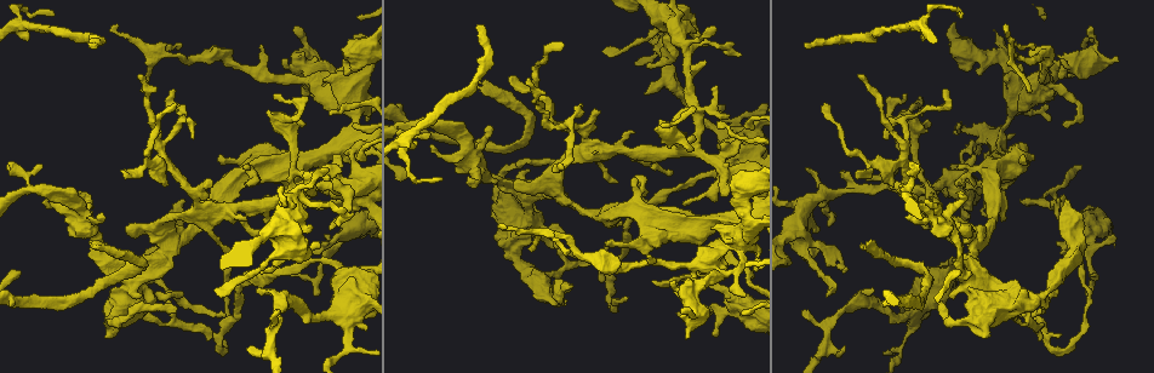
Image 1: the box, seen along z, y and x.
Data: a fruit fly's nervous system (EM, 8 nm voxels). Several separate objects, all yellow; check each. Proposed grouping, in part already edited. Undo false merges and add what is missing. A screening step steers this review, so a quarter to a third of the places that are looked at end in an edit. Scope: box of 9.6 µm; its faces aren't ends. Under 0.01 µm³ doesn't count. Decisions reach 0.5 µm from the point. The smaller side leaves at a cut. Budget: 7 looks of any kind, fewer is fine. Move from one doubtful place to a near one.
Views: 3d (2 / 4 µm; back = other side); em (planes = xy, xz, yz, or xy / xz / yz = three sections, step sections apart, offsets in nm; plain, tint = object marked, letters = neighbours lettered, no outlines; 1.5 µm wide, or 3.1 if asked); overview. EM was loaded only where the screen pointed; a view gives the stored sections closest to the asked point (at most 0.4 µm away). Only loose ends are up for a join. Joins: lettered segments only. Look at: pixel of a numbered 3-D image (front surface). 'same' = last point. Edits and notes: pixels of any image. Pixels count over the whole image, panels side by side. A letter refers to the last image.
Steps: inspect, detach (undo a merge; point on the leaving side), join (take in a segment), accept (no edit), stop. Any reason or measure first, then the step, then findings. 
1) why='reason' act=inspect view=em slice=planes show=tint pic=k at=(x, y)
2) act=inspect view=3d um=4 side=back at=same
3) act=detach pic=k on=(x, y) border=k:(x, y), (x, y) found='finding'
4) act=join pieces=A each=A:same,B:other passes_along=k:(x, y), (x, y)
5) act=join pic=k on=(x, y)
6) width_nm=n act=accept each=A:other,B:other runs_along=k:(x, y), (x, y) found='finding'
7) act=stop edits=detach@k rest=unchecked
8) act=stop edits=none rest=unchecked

why='thick end' act=inspect view=3d um=2 pic=1 at=(1093, 28)

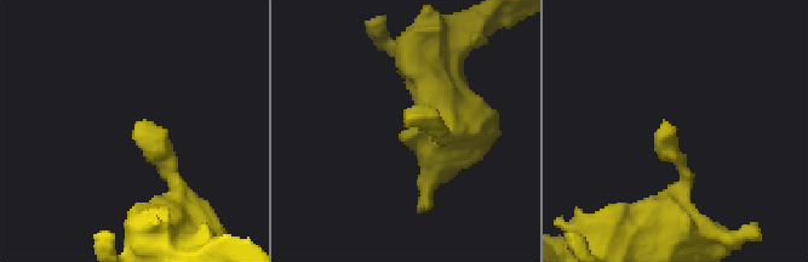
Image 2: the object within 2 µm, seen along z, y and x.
act=inspect view=em slice=planes show=tint pic=2 at=(673, 132)

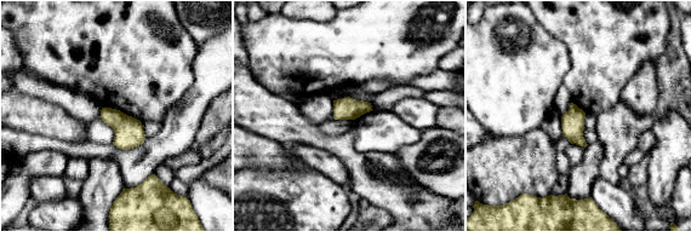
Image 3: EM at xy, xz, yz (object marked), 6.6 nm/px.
why='see the neighbours' act=inspect view=em slice=planes show=letters at=same

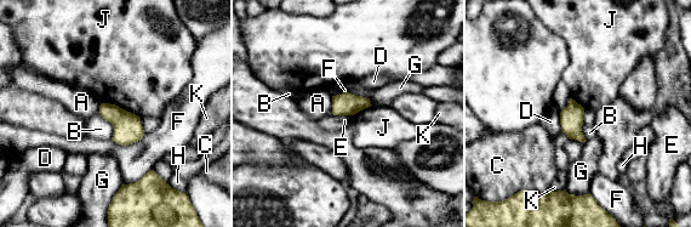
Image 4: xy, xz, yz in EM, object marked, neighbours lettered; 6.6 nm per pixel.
act=accept each=A:other,B:other,C:other,D:other,E:other,F:other,G:other,H:other,J:other,K:other border=4:(331, 113), (352, 115) found='none of them fits'

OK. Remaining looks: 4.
why='tapers out' act=inspect view=3d um=2 pic=1 at=(207, 179)

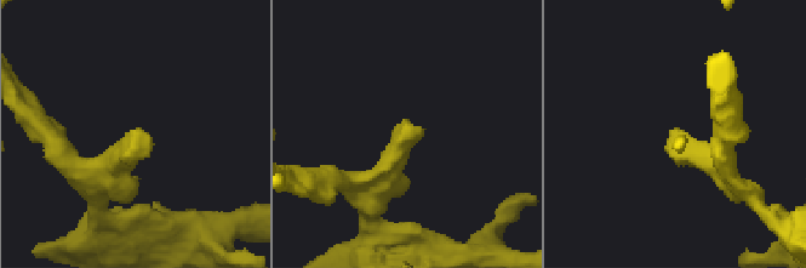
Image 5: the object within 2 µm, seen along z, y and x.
why='need the tissue' act=inspect view=em slice=yz step=4 show=letters pic=5 at=(413, 126)

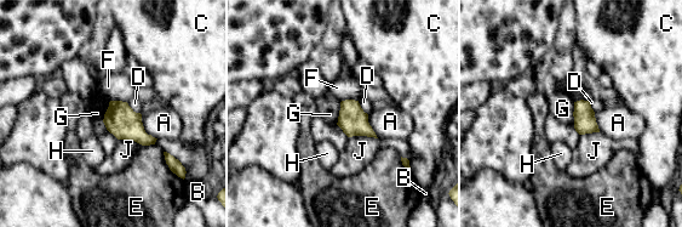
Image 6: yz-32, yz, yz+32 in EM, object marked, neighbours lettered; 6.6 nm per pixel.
why='another direction' act=inspect view=em slice=planes show=letters at=same

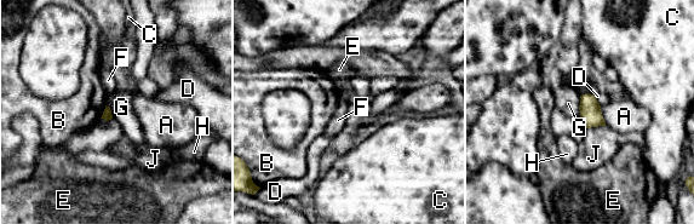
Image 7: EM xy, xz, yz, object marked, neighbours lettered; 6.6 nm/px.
act=accept each=A:other,B:other,C:other,D:other,E:other,F:other,G:other,H:other,J:other border=7:(580, 96), (579, 120) found='none of them fits'

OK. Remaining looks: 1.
act=stop edits=none rest=unchecked

